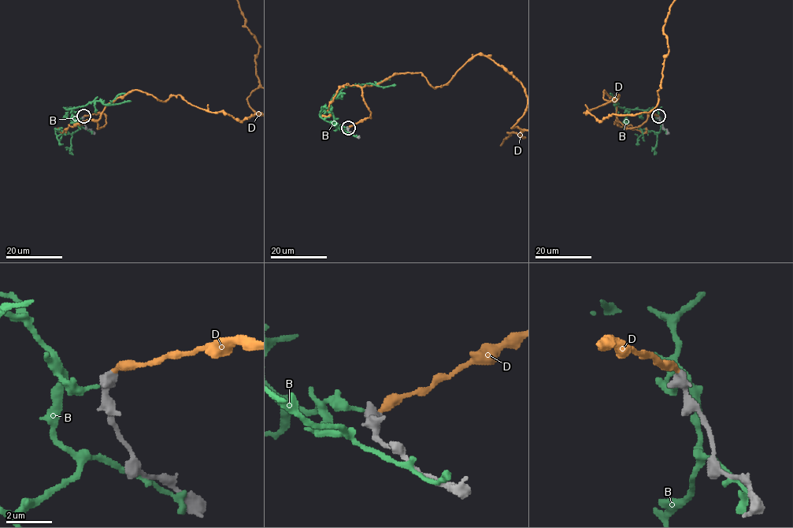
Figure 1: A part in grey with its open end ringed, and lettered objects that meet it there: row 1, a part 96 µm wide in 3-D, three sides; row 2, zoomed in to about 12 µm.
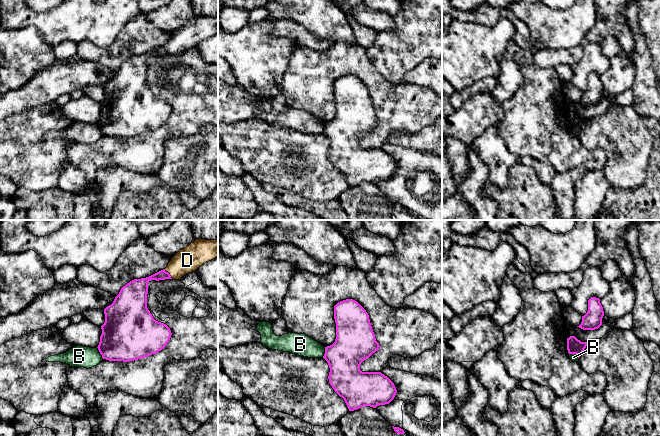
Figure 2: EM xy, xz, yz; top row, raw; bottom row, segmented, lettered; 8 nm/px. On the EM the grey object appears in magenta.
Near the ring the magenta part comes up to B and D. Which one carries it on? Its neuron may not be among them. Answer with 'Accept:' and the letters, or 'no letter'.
Accept: D

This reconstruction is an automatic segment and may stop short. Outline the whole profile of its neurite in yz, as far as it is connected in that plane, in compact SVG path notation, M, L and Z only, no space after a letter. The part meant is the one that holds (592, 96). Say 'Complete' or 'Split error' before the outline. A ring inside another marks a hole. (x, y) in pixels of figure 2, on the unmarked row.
Complete. M591 73L588 76L588 87L582 92L582 98L579 104L583 106L595 106L602 101L602 94L604 92L603 83L600 79L600 75Z

